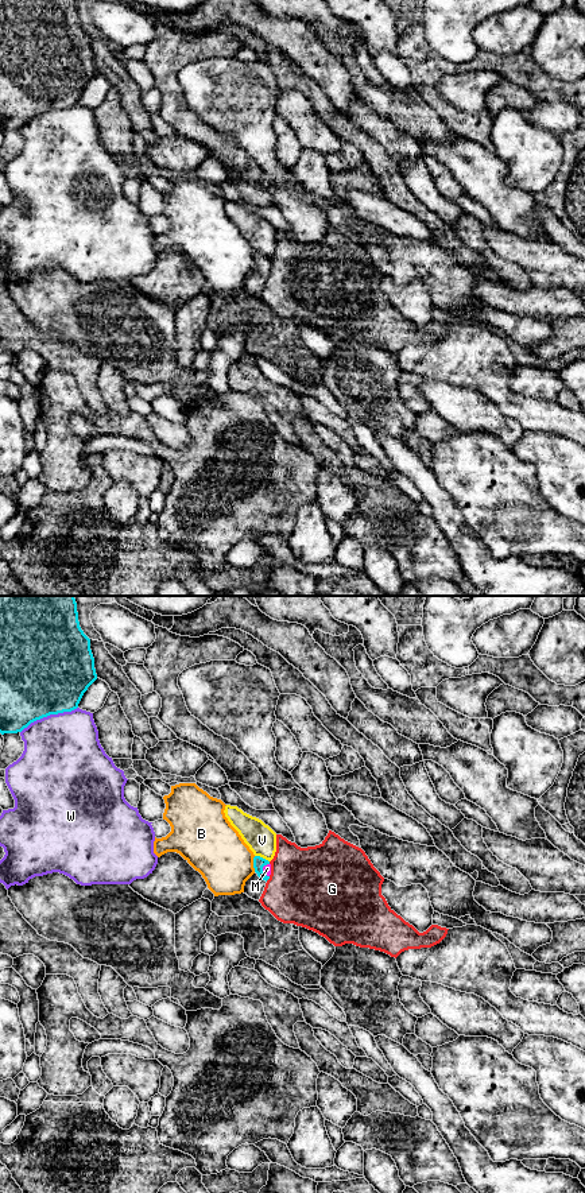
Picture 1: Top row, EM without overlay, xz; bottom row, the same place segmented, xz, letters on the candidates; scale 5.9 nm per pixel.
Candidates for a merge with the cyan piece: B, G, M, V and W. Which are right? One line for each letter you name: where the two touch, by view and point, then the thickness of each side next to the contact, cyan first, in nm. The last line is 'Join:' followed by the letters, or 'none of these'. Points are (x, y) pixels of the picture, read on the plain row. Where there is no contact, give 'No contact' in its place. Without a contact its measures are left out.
M: Touches cyan at xz (262, 266). Thickness 70 nm (cyan) against 50 nm
Join: M

